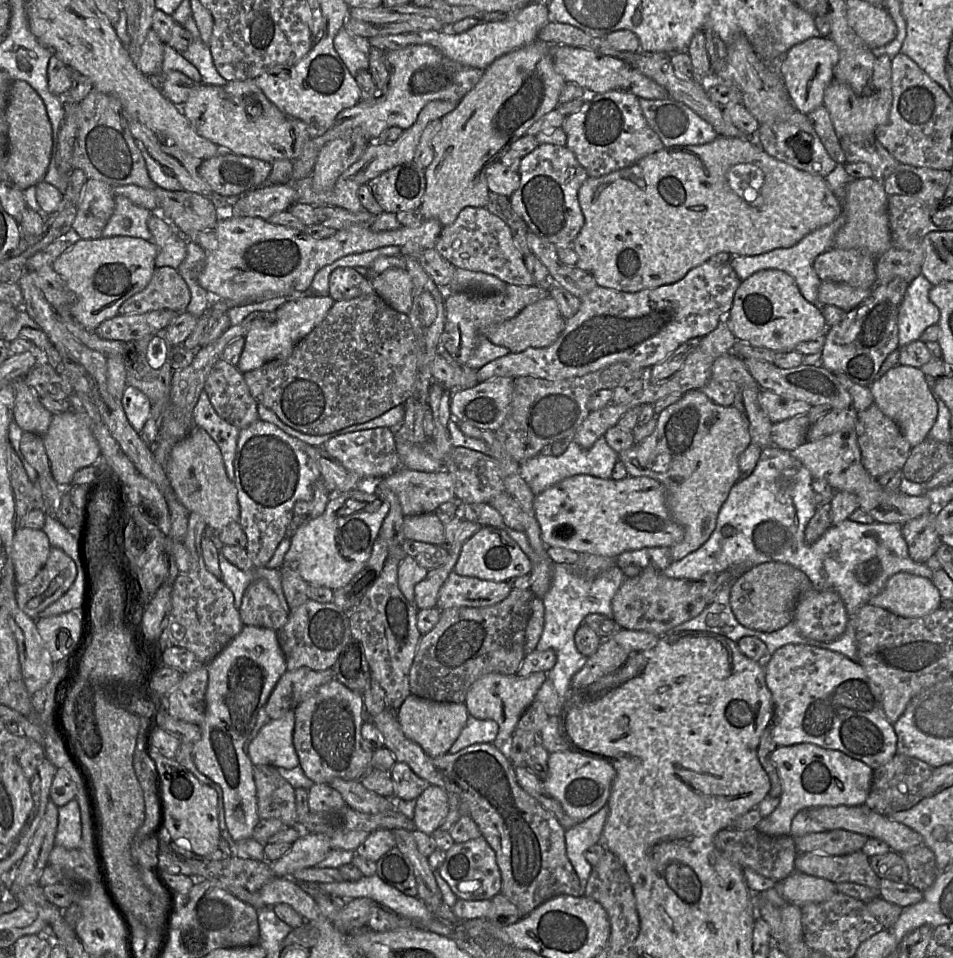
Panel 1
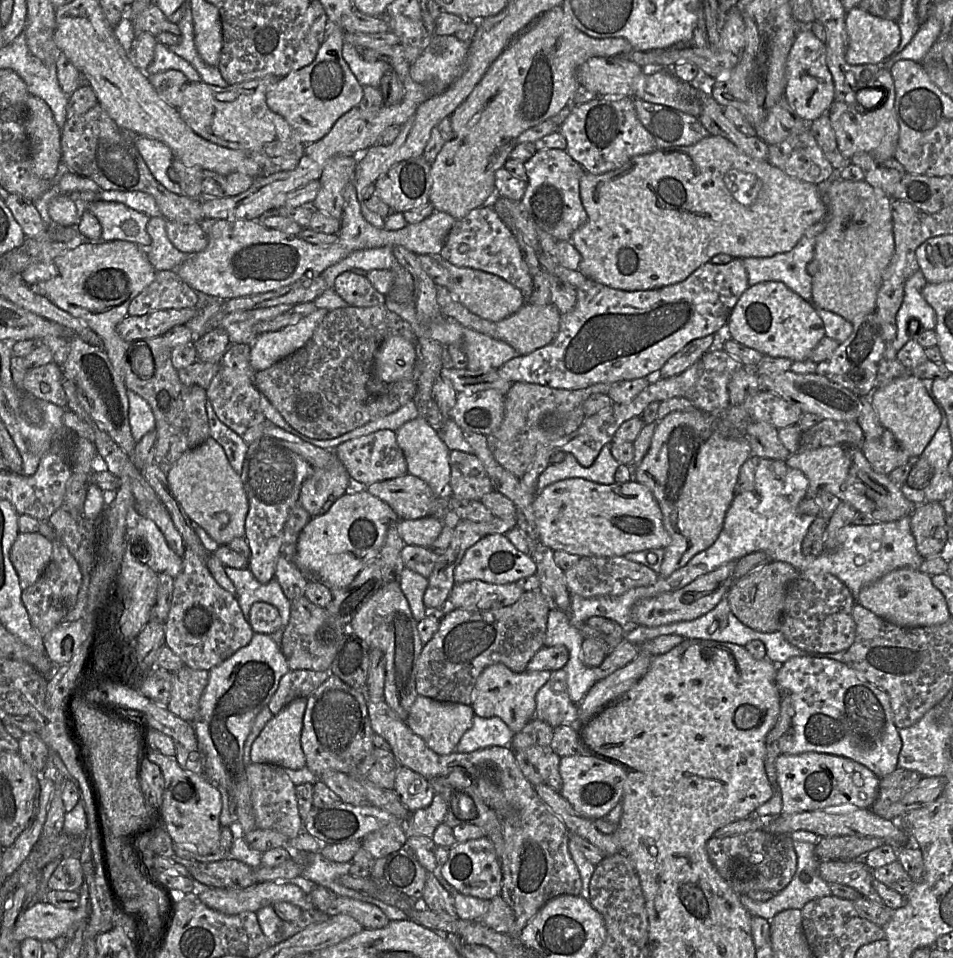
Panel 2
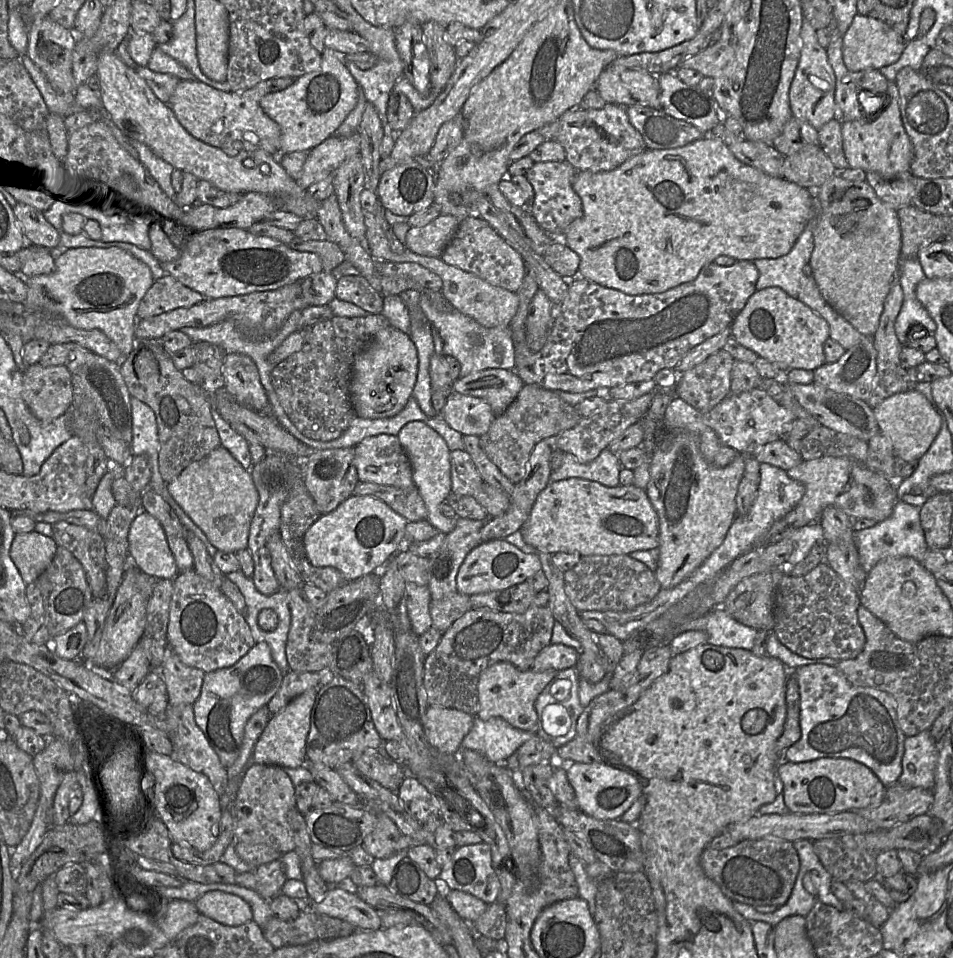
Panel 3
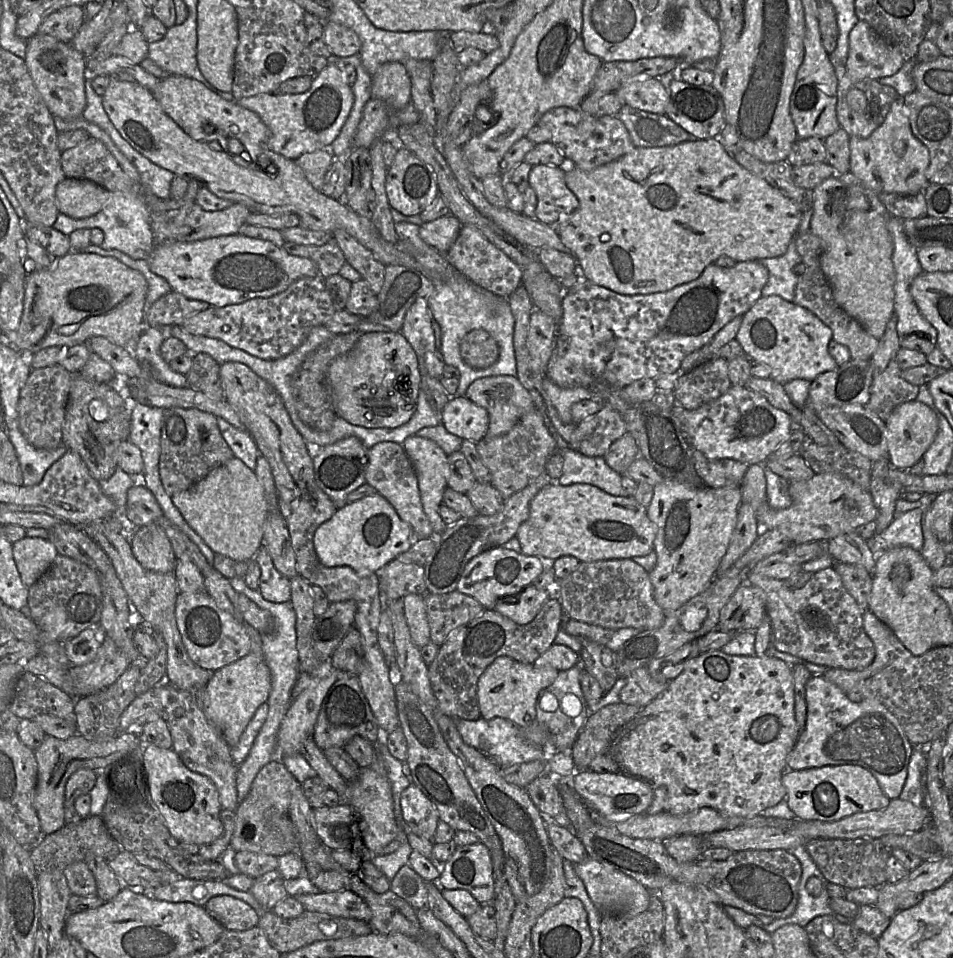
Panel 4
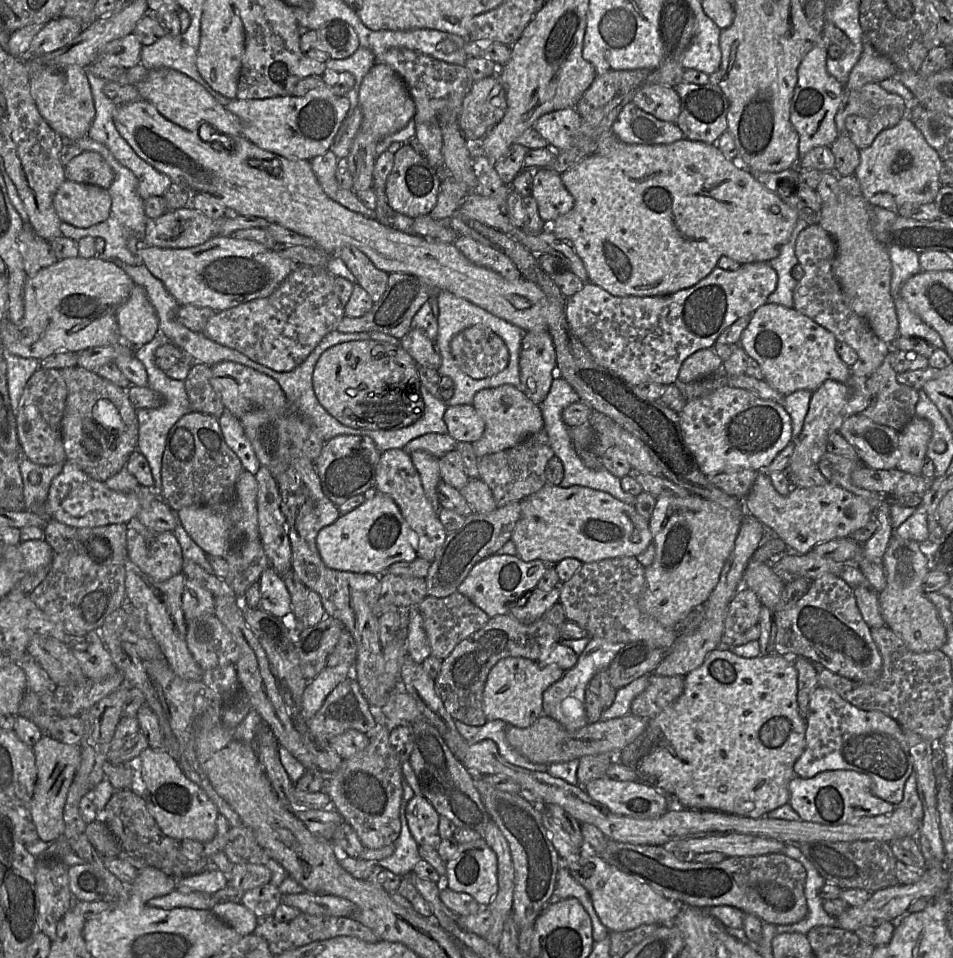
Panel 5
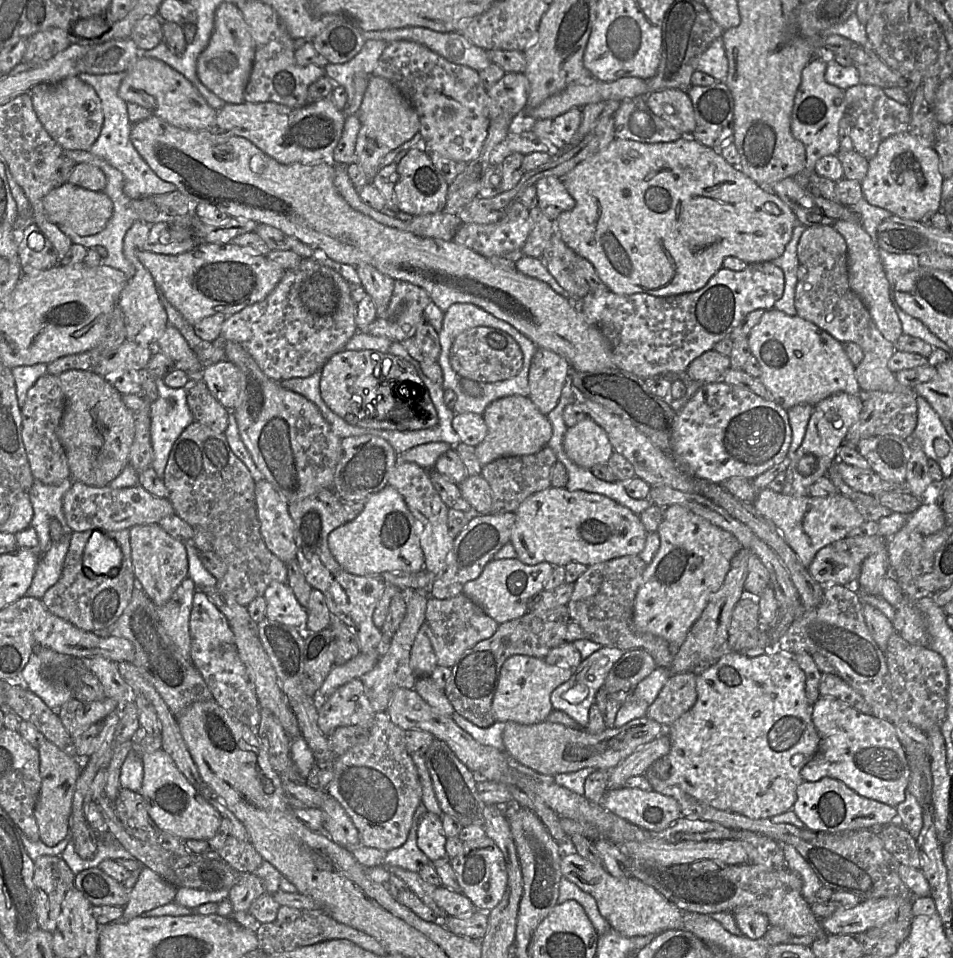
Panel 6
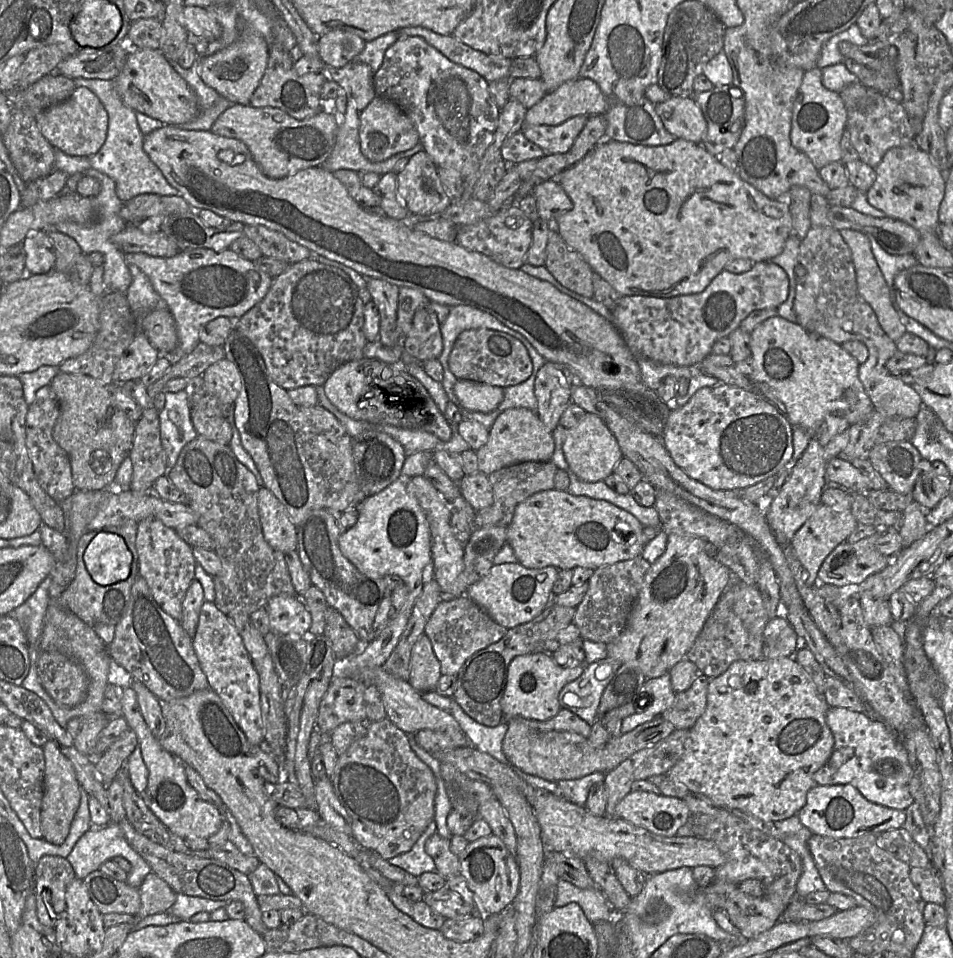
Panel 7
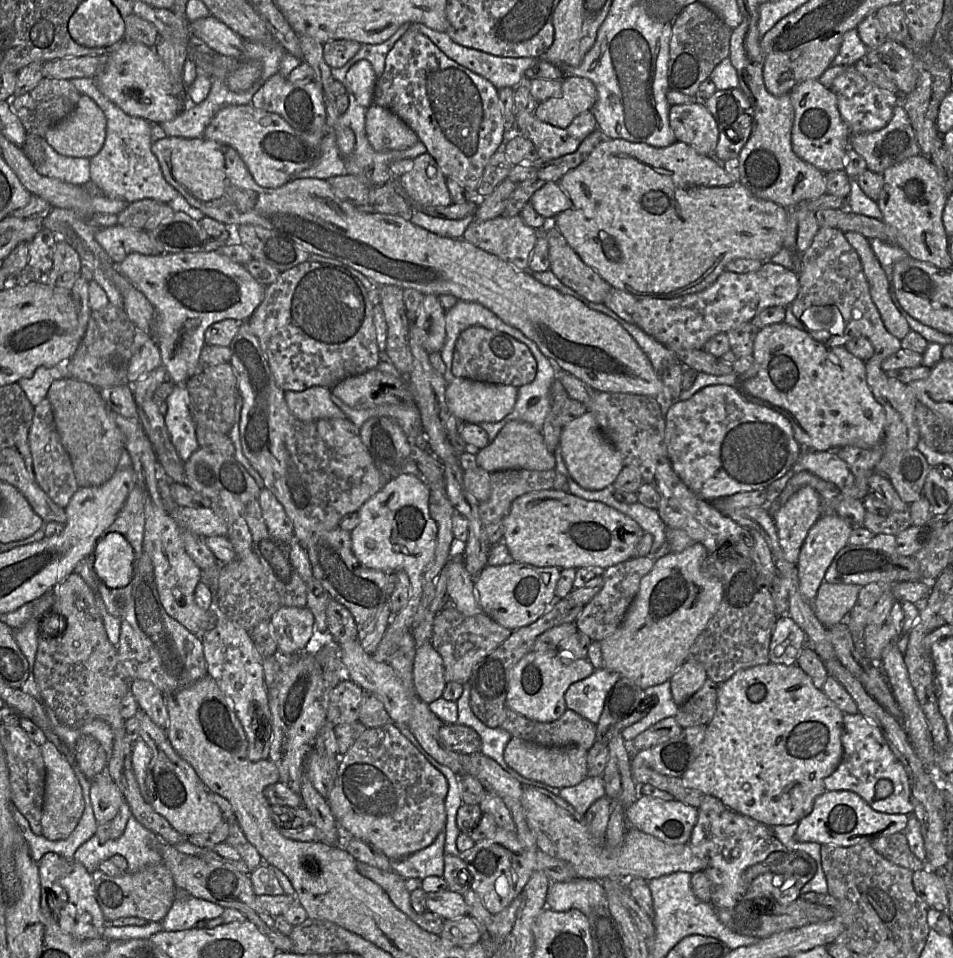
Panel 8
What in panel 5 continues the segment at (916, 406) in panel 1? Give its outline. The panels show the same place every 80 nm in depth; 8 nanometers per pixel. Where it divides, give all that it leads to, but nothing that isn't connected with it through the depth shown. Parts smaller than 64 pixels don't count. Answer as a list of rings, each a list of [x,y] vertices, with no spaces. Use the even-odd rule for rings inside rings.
[[[915,416],[898,432],[900,460],[898,470],[913,475],[921,475],[928,444],[932,437],[931,423]]]

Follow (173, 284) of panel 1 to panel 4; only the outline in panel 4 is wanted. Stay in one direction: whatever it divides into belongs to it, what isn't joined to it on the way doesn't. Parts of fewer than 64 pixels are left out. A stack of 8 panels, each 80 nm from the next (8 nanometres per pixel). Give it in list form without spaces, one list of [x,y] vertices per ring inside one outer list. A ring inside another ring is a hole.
[[[171,290],[155,302],[147,305],[144,323],[150,326],[180,325],[189,318],[210,306],[207,302],[185,297]]]

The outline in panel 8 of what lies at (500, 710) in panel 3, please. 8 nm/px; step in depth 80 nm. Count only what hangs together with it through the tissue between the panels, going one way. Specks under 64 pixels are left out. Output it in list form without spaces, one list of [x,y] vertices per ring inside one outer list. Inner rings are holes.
[[[558,651],[529,652],[511,671],[506,707],[538,722],[553,722],[568,709],[565,693],[575,682],[591,676],[596,669],[588,659],[563,663]]]

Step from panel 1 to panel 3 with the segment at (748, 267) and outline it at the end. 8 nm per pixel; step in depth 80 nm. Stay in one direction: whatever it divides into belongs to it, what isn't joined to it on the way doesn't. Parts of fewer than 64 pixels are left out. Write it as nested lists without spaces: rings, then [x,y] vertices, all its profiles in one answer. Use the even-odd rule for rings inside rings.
[[[816,204],[815,210],[815,216],[806,225],[789,253],[779,258],[752,261],[759,271],[757,290],[775,286],[783,289],[790,296],[798,298],[802,279],[806,276],[805,266],[809,264],[814,250],[813,232],[817,224]]]

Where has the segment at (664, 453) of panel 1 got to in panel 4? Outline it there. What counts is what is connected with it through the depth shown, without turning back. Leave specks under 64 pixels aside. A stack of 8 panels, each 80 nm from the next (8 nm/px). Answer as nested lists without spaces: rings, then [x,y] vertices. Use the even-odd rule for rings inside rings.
[[[664,478],[653,489],[654,494],[647,508],[647,514],[655,525],[654,550],[657,554],[657,562],[649,571],[649,578],[655,601],[663,611],[669,613],[706,590],[715,578],[737,525],[738,509],[742,503],[741,485],[694,488],[677,480]]]

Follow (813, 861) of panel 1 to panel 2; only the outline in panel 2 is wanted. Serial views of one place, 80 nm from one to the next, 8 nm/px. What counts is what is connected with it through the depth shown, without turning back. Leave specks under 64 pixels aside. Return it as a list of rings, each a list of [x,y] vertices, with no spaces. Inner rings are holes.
[[[864,859],[820,861],[819,874],[828,884],[838,883],[852,887],[862,897],[878,904],[883,903],[872,885],[872,870]]]

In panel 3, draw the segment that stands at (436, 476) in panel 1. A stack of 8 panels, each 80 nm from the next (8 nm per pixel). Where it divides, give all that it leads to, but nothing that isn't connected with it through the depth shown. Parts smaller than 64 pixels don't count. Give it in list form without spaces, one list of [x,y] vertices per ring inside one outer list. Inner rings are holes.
[[[358,482],[353,488],[352,495],[373,496],[386,503],[408,522],[426,520],[427,518],[427,508],[415,485],[399,488],[370,482]]]

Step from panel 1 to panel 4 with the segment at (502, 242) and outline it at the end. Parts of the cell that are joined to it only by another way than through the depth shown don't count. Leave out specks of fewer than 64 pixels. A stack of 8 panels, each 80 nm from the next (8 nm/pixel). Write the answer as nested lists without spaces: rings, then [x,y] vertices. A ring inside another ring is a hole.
[[[461,226],[458,236],[444,255],[459,274],[498,296],[508,297],[521,285],[520,267],[474,227]]]

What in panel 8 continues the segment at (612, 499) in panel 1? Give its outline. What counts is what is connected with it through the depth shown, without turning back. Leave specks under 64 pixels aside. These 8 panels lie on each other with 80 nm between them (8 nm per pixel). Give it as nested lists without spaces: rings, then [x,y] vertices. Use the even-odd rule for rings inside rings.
[[[552,488],[549,490],[530,492],[518,497],[513,501],[507,516],[503,520],[502,543],[508,548],[510,555],[514,559],[514,562],[528,565],[529,567],[556,567],[558,569],[589,568],[594,570],[604,570],[634,557],[636,546],[639,543],[643,533],[644,532],[641,527],[632,518],[602,502],[585,500],[583,498],[574,496],[569,492],[557,491]]]

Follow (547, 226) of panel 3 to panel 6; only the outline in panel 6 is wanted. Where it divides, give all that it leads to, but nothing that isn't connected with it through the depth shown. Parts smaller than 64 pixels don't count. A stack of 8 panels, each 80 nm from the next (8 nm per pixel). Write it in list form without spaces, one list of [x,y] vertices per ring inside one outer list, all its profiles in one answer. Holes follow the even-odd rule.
[[[556,176],[540,178],[535,183],[538,207],[551,221],[575,206],[575,200],[569,194],[562,179]]]

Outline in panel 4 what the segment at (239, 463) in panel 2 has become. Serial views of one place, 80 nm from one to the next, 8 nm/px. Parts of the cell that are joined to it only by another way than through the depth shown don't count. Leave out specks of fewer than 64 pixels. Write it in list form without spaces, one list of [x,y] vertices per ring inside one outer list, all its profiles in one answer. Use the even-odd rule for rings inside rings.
[[[216,416],[216,419],[219,430],[234,456],[251,470],[255,470],[259,450],[251,434],[247,430],[236,428],[220,416]]]

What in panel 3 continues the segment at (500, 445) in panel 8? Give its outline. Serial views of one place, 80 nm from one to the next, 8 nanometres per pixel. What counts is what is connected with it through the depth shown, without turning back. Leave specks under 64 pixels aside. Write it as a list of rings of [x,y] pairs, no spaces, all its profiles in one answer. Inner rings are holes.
[[[485,369],[457,378],[453,390],[485,400],[498,417],[513,402],[523,385],[515,371]]]

